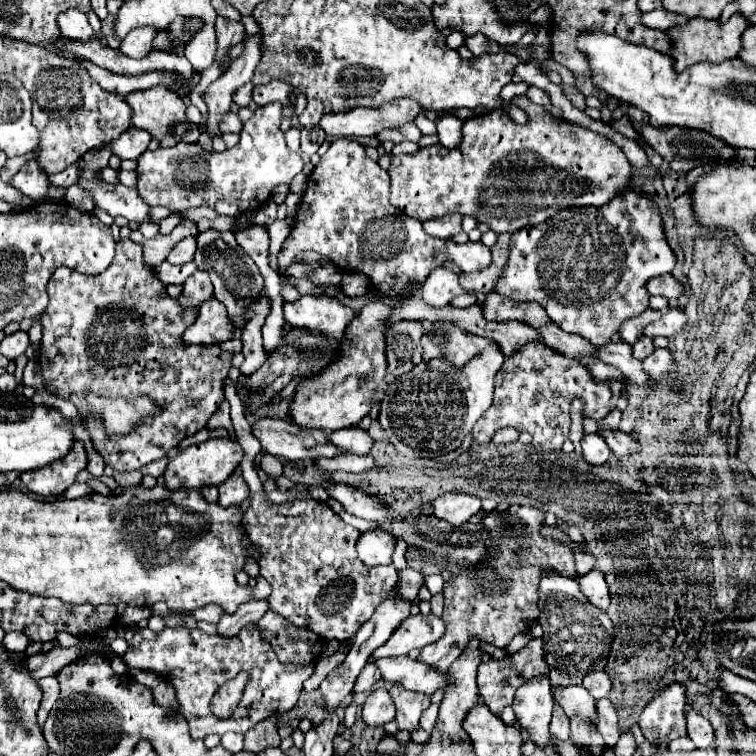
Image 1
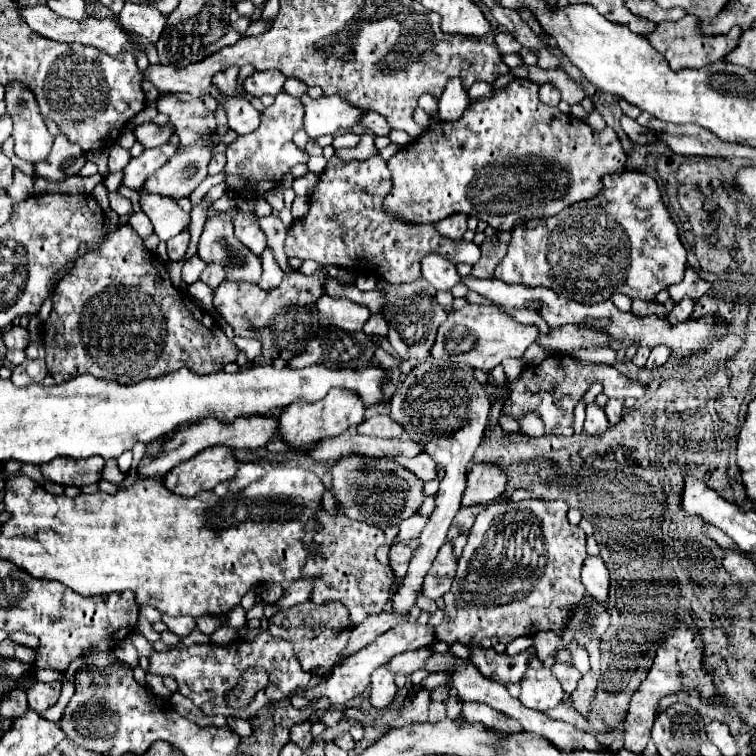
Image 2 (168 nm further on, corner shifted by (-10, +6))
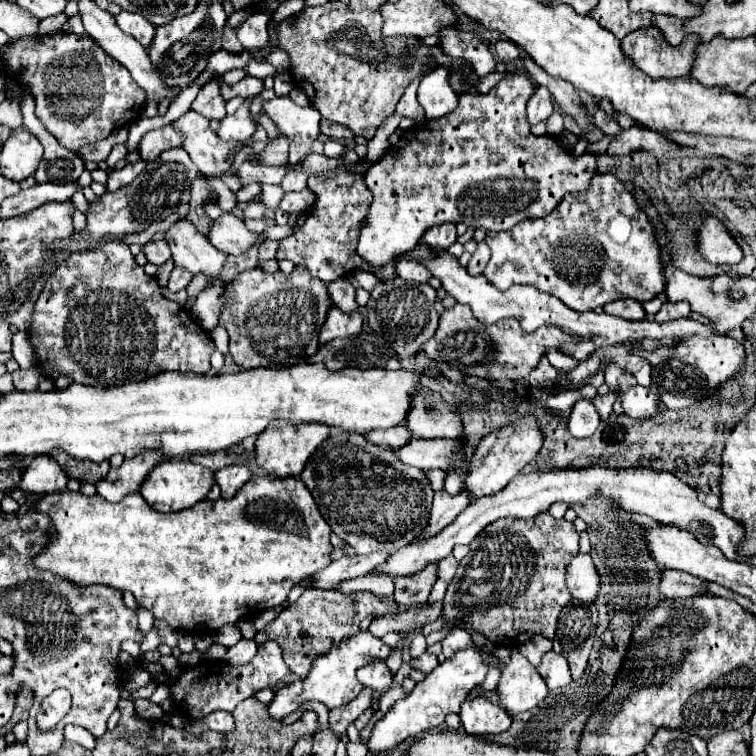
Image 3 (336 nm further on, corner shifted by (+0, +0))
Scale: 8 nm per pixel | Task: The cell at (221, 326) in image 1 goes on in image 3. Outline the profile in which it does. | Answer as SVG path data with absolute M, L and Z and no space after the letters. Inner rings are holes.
M258 267L244 271L226 285L226 297L228 305L220 325L230 333L230 355L240 367L290 367L318 351L318 335L332 301L328 285L314 279L306 267L294 267L290 275L266 273Z

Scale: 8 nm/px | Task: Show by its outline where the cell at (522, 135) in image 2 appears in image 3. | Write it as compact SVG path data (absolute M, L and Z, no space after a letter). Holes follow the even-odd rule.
M516 71L516 73L508 73L490 93L486 93L486 95L482 95L482 93L478 93L478 95L464 93L464 95L458 97L458 107L456 107L450 115L444 115L442 119L426 119L424 123L422 123L422 121L420 121L420 123L414 123L408 131L404 131L404 133L400 135L400 141L398 141L394 147L390 147L390 149L384 153L384 157L382 157L380 161L376 161L376 163L368 169L368 173L364 175L364 181L366 181L368 189L372 191L374 201L372 201L370 211L368 211L368 217L366 217L368 221L366 221L366 225L364 225L362 231L360 231L360 239L358 239L356 253L358 253L368 265L372 265L372 267L384 267L386 263L394 261L396 257L402 257L402 255L406 255L408 251L412 251L412 249L420 243L422 235L424 235L430 227L434 227L434 225L440 225L440 223L448 223L448 221L450 221L450 223L466 223L468 227L474 227L474 229L482 227L482 229L486 229L486 231L506 231L506 229L514 227L516 223L520 223L520 221L524 221L524 219L548 215L548 213L562 201L562 197L564 197L566 193L586 191L586 189L590 187L592 175L596 175L596 157L590 155L590 153L584 153L580 159L574 159L572 153L566 151L566 149L560 145L560 141L558 141L556 137L548 137L548 135L536 137L536 135L530 133L530 125L526 123L526 103L528 103L528 99L530 99L534 91L536 91L536 85L530 81L530 77L526 77L524 73L518 73L518 71Z

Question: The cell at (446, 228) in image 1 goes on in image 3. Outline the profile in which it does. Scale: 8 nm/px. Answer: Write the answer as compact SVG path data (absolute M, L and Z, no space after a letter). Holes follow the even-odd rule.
M442 223L442 225L434 225L430 231L426 231L426 235L422 239L430 247L448 249L456 241L456 237L458 237L456 225L454 223Z

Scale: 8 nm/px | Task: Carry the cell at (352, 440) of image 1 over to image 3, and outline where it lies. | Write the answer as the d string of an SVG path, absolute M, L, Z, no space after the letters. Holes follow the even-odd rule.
M398 425L398 427L392 427L392 429L370 431L370 433L366 433L366 439L374 445L384 445L384 447L398 449L398 447L406 445L412 439L412 433L410 433L410 429Z

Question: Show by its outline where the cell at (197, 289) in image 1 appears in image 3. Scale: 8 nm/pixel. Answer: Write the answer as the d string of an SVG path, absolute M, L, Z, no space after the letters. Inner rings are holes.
M196 275L190 283L188 283L188 287L186 287L186 293L188 293L188 297L196 297L204 287L206 287L206 283L208 283L210 279L206 279L204 275Z

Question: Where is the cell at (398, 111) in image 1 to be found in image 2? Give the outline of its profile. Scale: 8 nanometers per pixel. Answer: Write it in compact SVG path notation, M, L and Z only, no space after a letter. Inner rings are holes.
M302 95L302 103L306 109L304 129L312 139L328 133L336 135L336 131L350 129L358 125L368 113L364 109L356 109L356 105L348 105L348 101L338 95L322 99L310 99L308 95Z

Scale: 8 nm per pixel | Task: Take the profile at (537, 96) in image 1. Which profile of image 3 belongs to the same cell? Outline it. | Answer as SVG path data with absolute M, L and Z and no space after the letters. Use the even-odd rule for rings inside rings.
M538 87L532 99L528 101L528 111L526 111L526 121L530 125L546 121L554 111L554 103L550 97L550 91L546 87Z

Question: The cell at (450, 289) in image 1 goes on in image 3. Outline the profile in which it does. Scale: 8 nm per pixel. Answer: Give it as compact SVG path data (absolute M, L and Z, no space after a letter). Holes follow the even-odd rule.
M398 259L394 263L394 269L396 269L396 275L400 279L410 281L410 283L426 283L432 277L430 271L422 263L418 263L414 259Z

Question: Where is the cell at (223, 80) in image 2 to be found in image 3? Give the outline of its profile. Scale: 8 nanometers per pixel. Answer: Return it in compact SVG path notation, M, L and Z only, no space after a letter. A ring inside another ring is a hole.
M210 81L208 85L202 85L198 97L192 103L192 111L200 113L206 119L216 119L222 121L226 117L226 109L224 109L224 99L220 95L220 81Z

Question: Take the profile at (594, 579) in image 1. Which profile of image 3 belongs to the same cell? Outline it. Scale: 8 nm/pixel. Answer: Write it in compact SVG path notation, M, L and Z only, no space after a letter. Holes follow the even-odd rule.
M576 555L566 567L566 585L574 599L592 601L600 591L600 575L590 555Z

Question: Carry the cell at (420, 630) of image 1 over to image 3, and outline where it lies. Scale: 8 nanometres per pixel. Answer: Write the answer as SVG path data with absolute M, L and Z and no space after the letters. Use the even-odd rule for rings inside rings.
M360 631L358 635L350 635L350 639L342 639L342 643L338 643L338 647L330 647L330 651L326 651L326 655L318 655L318 659L314 659L310 675L306 675L306 679L288 683L274 693L274 699L268 703L268 715L274 719L282 719L288 713L296 711L298 705L302 705L304 701L310 701L310 699L322 701L328 709L350 703L362 691L362 683L358 683L356 671L374 659L386 659L390 651L392 651L392 647L382 643L370 631L364 631L364 633Z

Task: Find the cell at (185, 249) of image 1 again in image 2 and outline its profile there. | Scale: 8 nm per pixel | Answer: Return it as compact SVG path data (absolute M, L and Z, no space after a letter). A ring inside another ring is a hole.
M182 231L176 237L172 237L168 241L168 257L170 257L170 261L182 261L186 251L188 251L188 245L190 245L190 233L188 231Z

